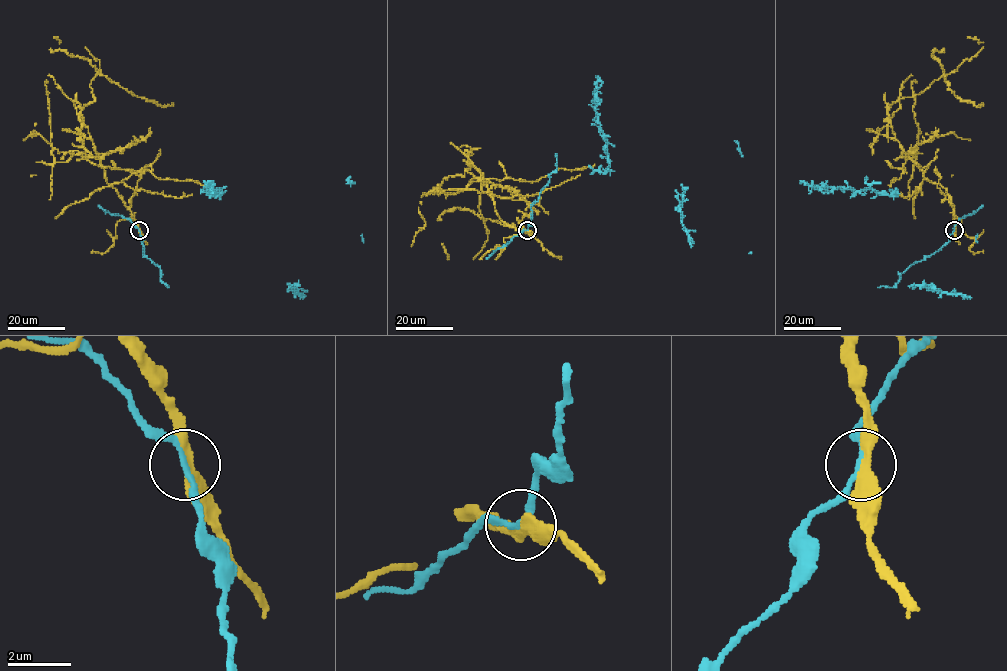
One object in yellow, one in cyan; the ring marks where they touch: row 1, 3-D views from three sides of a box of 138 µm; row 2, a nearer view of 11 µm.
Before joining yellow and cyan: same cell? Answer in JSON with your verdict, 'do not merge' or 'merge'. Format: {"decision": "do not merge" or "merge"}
{"decision": "do not merge"}

